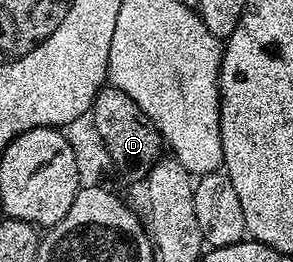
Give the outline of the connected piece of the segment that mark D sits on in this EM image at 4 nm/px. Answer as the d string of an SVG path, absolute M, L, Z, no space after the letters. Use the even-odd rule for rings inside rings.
M106 84L98 90L94 98L90 117L100 138L103 139L113 169L116 168L130 178L140 180L147 177L151 168L162 156L164 140L140 106L126 92Z

